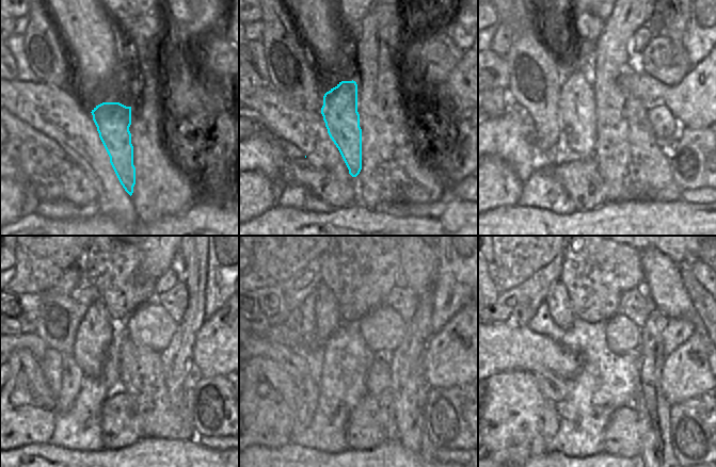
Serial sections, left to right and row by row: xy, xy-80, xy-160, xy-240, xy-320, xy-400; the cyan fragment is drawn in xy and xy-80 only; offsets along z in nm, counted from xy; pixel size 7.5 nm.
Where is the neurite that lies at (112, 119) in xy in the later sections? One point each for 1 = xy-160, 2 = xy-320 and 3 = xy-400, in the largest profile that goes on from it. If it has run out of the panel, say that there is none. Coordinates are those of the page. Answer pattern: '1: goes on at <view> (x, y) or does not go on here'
1: goes on at xy-160 (576, 109)
2: goes on at xy-320 (327, 312)
3: goes on at xy-400 (557, 298)

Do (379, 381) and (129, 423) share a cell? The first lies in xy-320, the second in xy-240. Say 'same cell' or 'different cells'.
different cells

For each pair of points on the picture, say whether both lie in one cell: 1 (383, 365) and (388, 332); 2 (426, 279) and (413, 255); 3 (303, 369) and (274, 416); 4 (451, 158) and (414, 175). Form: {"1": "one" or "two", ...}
{"1": "two", "2": "one", "3": "two", "4": "two"}

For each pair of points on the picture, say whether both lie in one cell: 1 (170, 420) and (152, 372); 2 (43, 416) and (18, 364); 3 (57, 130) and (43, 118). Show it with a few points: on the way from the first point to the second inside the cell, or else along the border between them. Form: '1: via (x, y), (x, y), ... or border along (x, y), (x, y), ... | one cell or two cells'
1: via (158, 408), (156, 399), (149, 391), (149, 384) | one cell
2: via (30, 403), (26, 399), (26, 376) | one cell
3: via (53, 127), (46, 119) | one cell

